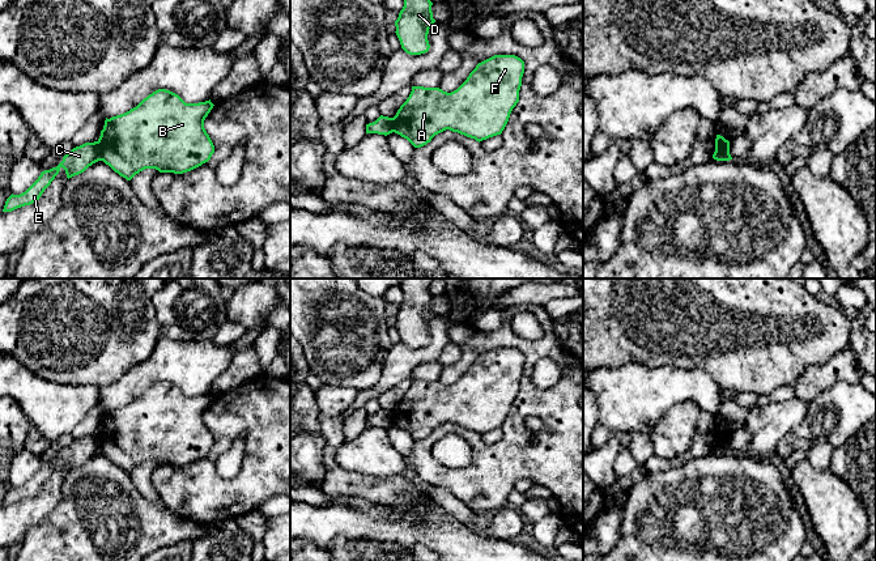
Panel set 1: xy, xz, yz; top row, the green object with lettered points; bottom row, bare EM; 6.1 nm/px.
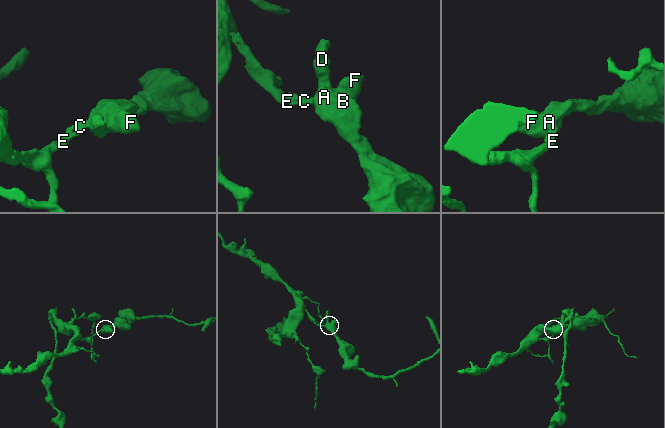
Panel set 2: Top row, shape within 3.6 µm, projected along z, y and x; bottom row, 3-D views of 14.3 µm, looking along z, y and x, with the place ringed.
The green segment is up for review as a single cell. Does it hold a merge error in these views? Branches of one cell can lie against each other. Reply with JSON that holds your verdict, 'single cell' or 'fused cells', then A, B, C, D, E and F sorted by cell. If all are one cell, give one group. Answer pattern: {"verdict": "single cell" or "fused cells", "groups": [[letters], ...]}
{"verdict": "fused cells", "groups": [["A", "B", "D", "F"], ["C", "E"]]}

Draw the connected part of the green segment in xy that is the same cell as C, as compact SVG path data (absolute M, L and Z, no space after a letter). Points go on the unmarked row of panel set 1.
M98 434L85 435L73 441L63 450L63 454L56 460L42 464L38 472L25 485L20 488L12 486L7 492L3 505L12 505L38 494L61 460L65 463L67 471L69 472L84 466L89 459L98 454L102 454Z

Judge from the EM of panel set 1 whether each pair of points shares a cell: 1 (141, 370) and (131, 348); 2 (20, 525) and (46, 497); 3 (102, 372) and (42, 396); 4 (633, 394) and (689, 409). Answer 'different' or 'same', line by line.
1: different
2: same
3: different
4: different

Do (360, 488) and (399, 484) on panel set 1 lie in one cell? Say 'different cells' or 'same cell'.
same cell

